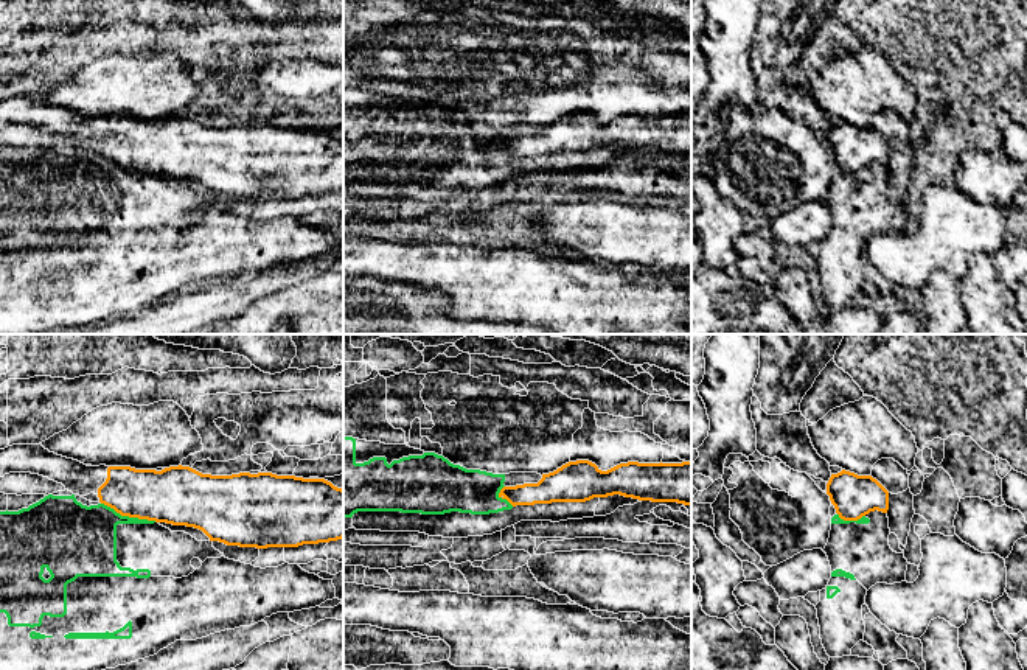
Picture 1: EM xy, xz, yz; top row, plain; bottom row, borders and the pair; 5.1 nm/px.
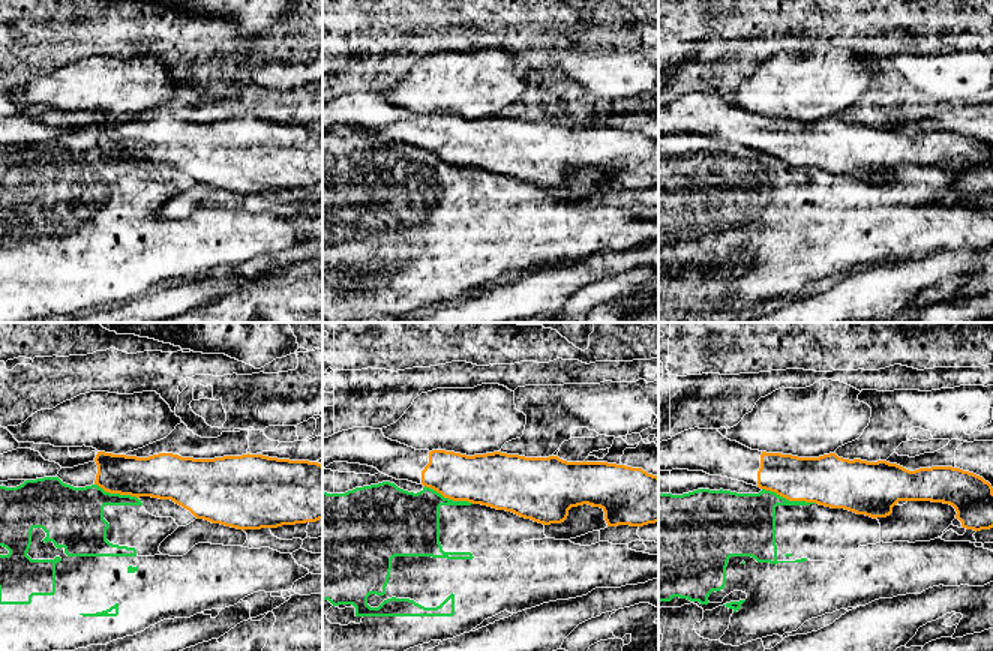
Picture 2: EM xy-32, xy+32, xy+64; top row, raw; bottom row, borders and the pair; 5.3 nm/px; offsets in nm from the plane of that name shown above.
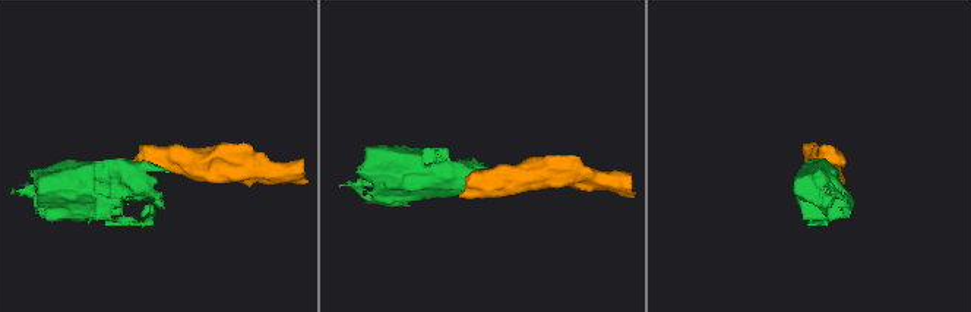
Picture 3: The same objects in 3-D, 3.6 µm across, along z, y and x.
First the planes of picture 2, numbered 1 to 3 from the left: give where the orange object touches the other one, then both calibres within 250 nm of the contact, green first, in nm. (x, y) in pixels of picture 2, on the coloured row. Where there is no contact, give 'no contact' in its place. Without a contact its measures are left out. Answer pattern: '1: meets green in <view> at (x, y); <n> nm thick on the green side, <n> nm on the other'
1: meets green in xy-32 at (116, 494); 300 nm thick on the green side, 240 nm on the other
2: meets green in xy+32 at (447, 498); 340 nm thick on the green side, 280 nm on the other
3: meets green in xy+64 at (788, 500); 300 nm thick on the green side, 280 nm on the other

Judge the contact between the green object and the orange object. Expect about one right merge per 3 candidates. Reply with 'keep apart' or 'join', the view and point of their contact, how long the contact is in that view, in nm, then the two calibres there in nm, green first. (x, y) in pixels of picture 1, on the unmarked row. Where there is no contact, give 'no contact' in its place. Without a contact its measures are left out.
keep apart; meets green in xy at (128, 168); contact 300 nm long; 320 nm thick on the green side, 280 nm on the other

